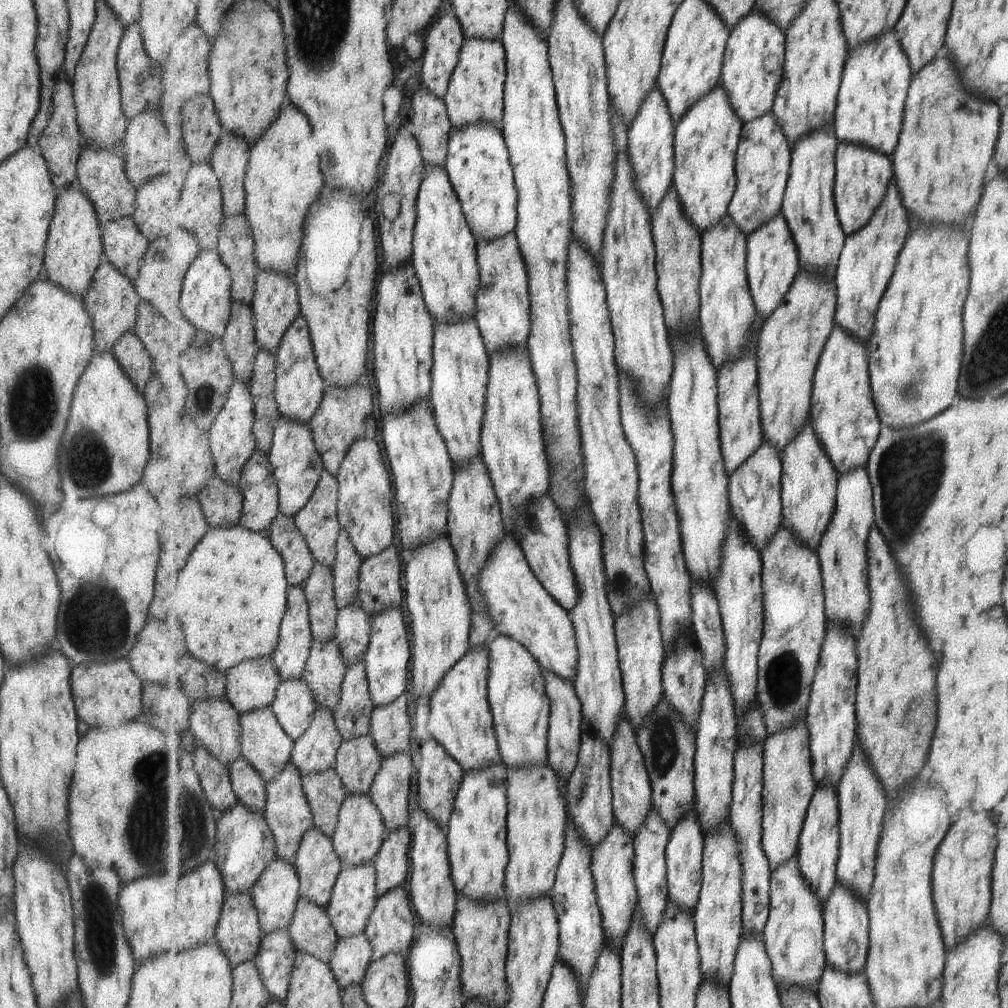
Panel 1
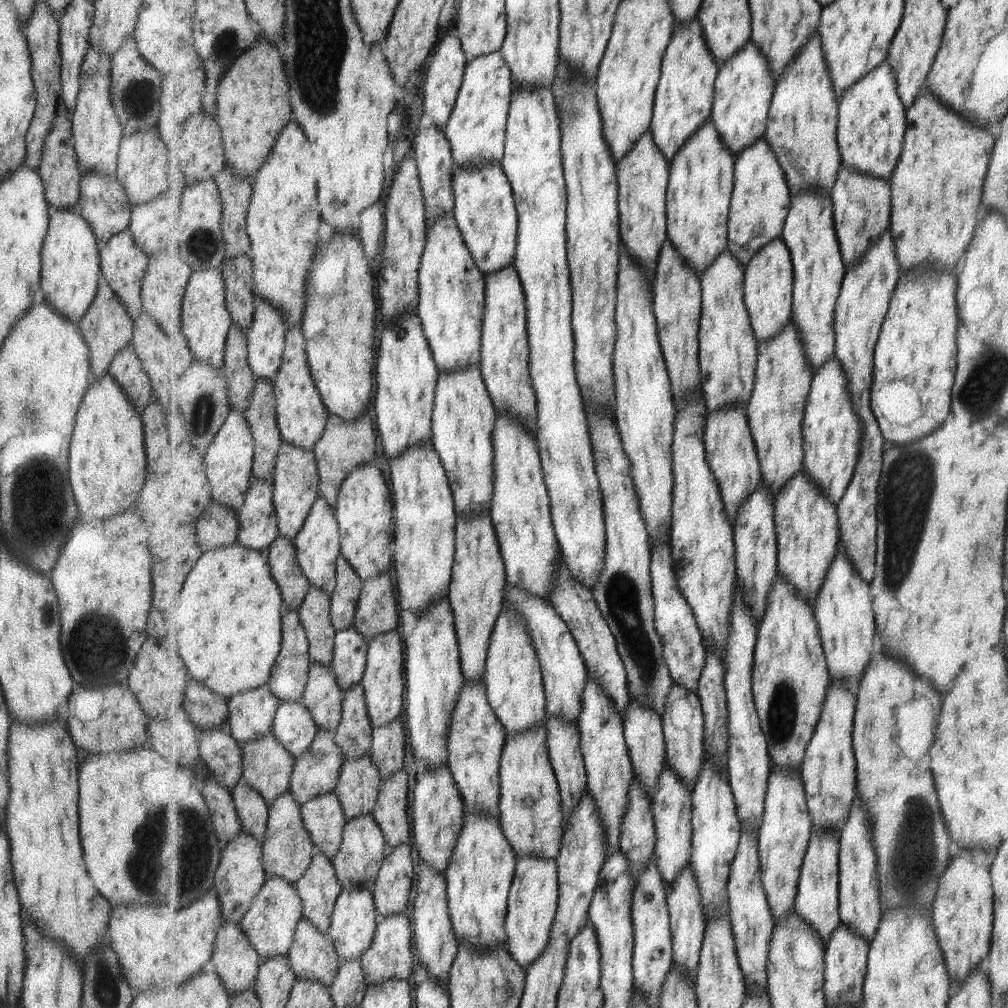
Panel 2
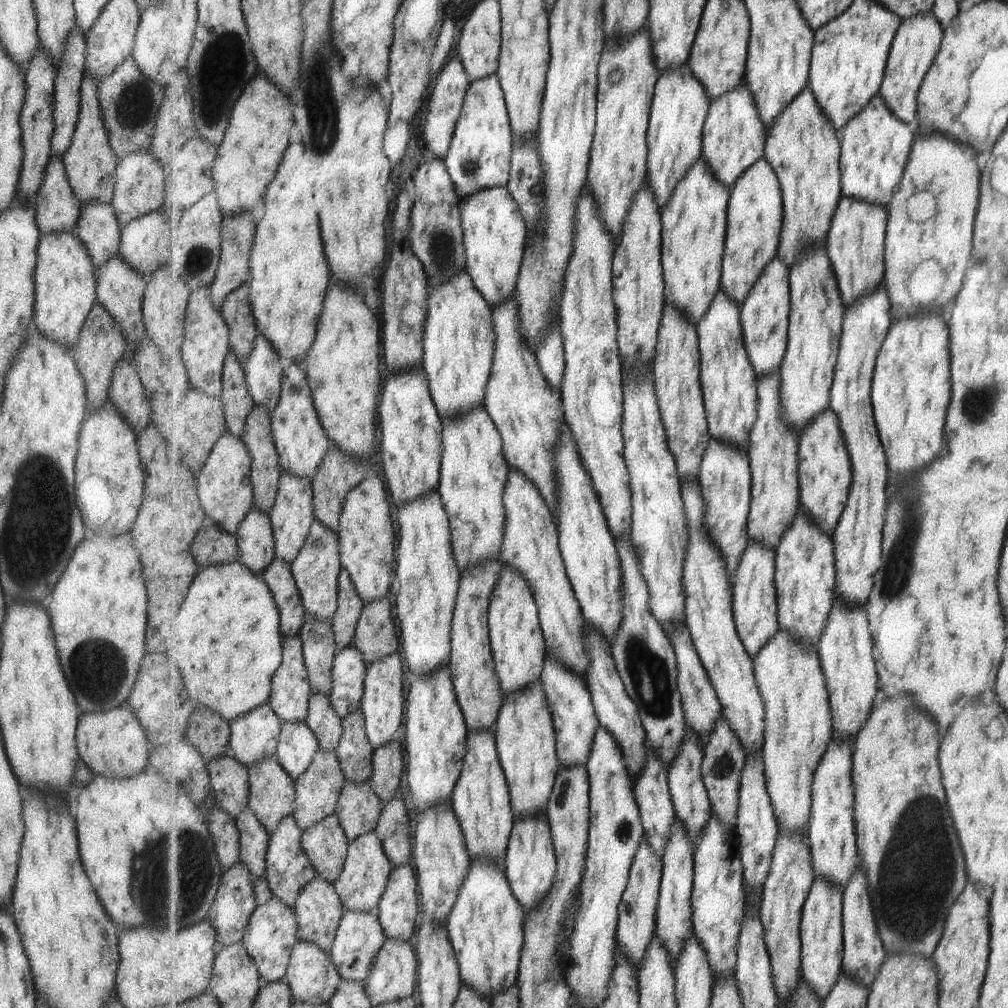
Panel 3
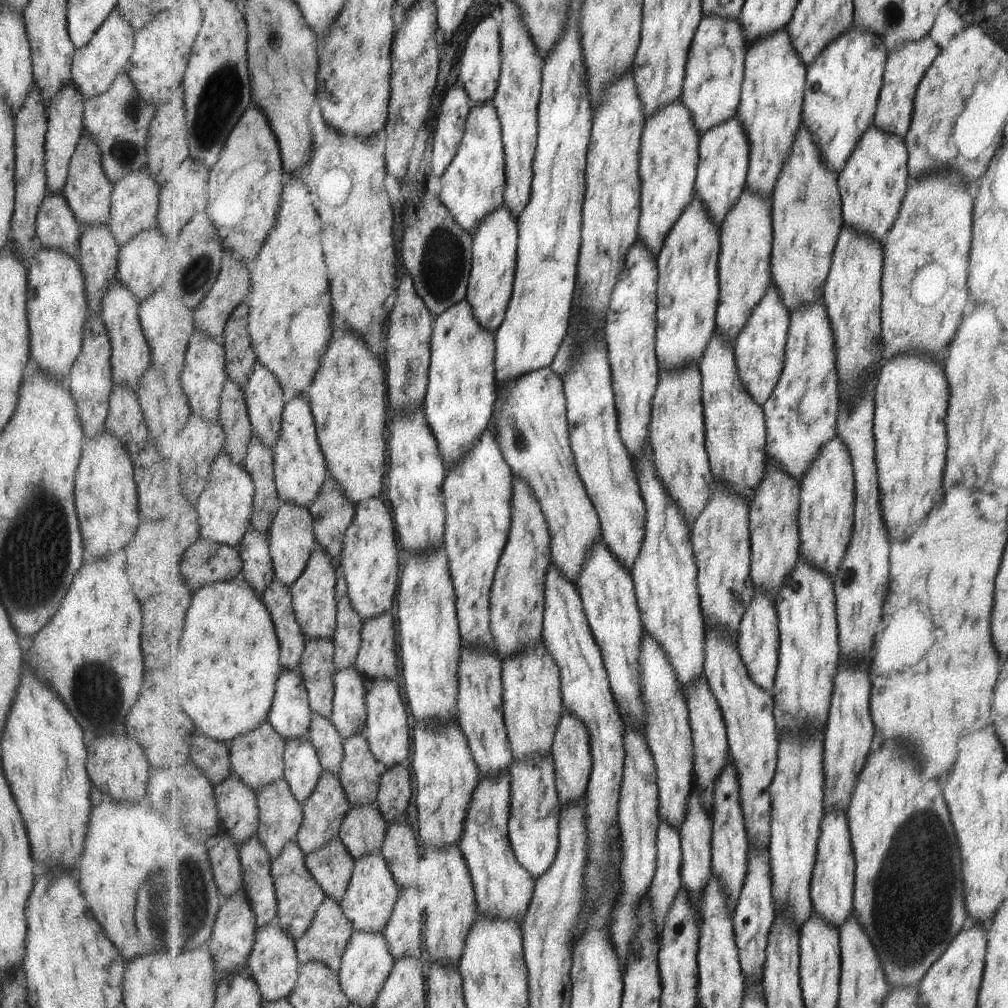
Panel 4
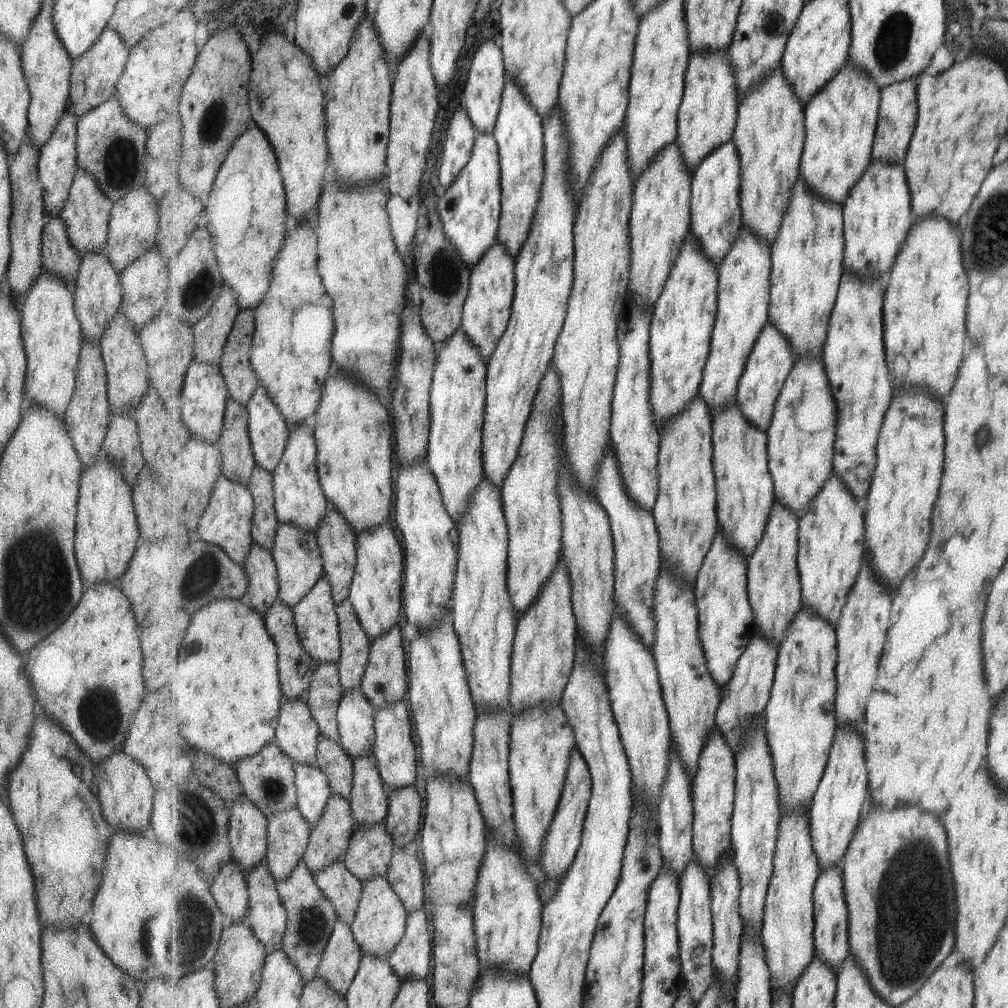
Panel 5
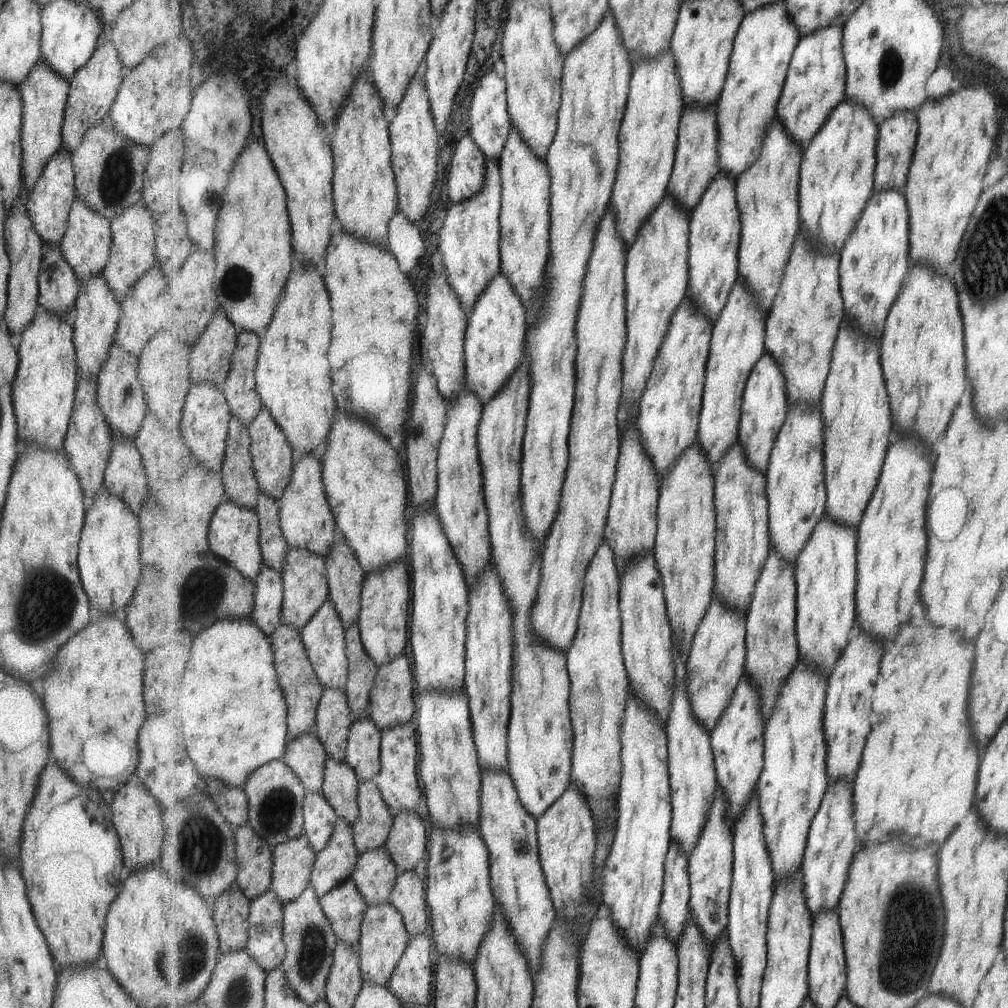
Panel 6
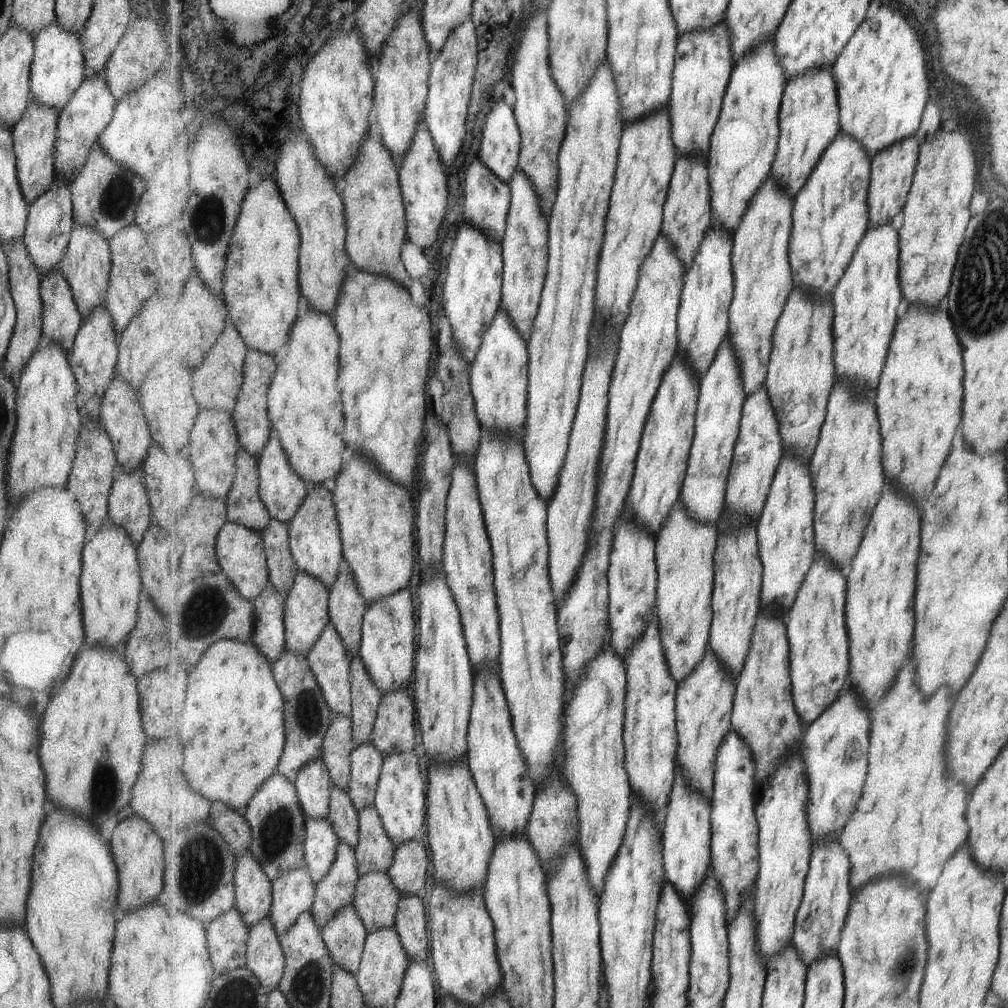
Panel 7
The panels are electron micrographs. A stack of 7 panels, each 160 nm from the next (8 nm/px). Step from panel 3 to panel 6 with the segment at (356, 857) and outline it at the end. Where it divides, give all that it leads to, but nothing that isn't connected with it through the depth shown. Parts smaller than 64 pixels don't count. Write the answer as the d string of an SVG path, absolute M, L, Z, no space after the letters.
M391 902L386 905L369 905L363 921L362 937L358 947L364 982L387 987L410 945L410 939L411 936L403 920L403 915Z

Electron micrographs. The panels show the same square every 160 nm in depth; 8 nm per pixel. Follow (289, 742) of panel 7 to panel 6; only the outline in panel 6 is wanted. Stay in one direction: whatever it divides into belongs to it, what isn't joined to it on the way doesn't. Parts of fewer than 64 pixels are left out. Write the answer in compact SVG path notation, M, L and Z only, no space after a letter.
M282 622L282 626L271 636L271 641L275 653L275 666L288 704L289 740L293 741L297 737L303 737L317 730L318 706L322 700L325 686L319 680L314 665L308 657L301 631Z

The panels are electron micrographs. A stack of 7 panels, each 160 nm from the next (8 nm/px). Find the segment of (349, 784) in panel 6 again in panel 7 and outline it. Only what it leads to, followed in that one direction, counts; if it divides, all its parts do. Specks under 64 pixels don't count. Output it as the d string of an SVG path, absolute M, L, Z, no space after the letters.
M332 784L330 814L328 821L334 827L341 841L345 841L354 849L360 839L360 814L354 807L348 791L341 790Z

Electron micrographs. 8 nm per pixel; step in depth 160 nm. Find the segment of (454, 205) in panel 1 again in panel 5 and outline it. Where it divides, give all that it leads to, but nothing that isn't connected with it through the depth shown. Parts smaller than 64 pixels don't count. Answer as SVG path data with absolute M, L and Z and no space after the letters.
M465 331L458 332L439 347L431 387L429 458L426 462L436 476L447 512L459 525L470 510L472 497L486 478L482 455L488 366Z

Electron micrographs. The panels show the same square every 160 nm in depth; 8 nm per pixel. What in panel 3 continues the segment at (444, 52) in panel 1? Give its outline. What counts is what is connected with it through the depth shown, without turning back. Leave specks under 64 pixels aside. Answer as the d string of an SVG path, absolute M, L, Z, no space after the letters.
M459 56L443 64L433 84L429 106L425 108L425 126L419 130L424 140L426 155L444 160L450 153L458 122L462 118L462 110L466 104L466 94L470 90L470 78Z

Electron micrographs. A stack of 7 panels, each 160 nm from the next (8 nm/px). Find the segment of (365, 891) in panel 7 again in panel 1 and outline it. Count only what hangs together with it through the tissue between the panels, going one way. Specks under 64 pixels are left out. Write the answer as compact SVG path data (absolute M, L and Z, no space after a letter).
M371 734L344 740L338 750L335 770L342 778L346 794L369 794L384 759Z

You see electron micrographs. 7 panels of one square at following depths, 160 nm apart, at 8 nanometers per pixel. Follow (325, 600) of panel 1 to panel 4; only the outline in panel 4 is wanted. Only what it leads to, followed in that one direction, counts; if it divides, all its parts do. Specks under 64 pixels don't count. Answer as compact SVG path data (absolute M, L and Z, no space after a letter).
M307 639L306 652L302 656L302 664L299 672L306 682L308 694L310 695L310 705L313 715L321 715L330 719L334 713L335 675L339 668L334 661L335 654L334 641L324 639Z

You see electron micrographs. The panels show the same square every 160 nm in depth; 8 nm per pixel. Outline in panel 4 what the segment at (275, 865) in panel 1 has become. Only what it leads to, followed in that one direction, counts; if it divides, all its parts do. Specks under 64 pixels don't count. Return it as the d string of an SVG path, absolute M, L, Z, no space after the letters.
M277 920L258 930L254 952L251 953L247 972L255 979L255 982L258 982L263 1006L283 999L289 1000L298 985L300 966L296 942L289 933L283 930Z

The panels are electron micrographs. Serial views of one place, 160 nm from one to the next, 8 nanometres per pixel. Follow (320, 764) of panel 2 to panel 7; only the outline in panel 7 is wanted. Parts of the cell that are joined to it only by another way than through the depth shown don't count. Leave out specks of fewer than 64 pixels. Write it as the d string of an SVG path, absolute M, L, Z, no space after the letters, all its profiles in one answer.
M341 841L334 866L316 886L316 899L311 912L320 931L323 931L342 909L352 904L360 877L356 850Z

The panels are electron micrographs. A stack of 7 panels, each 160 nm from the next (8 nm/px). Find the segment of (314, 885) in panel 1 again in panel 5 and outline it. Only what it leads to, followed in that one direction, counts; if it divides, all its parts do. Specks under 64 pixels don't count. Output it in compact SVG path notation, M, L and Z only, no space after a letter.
M338 918L327 943L318 976L325 979L338 995L347 996L362 966L362 946L355 940L352 928Z

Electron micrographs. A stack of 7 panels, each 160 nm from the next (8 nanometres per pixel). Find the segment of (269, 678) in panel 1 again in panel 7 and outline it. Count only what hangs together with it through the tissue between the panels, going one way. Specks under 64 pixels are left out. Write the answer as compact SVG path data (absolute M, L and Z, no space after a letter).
M277 772L260 787L246 810L252 832L250 852L274 884L291 871L301 869L306 856L306 819L296 786Z

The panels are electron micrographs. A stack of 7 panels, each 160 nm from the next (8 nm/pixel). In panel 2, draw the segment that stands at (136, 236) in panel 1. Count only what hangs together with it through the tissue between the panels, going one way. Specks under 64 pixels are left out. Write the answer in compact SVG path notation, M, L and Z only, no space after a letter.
M127 227L117 234L111 235L103 244L103 248L98 250L98 253L101 279L105 280L109 288L116 294L133 324L142 312L140 288L148 265L148 256L133 242Z

